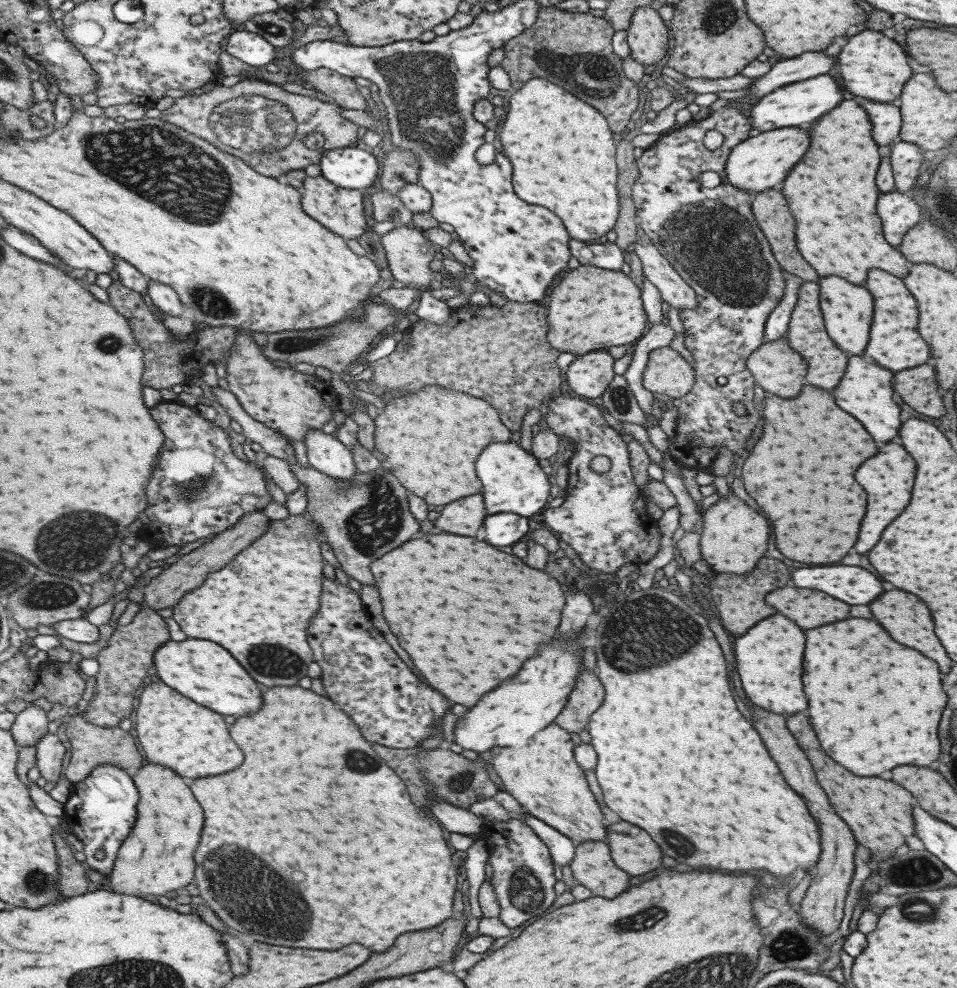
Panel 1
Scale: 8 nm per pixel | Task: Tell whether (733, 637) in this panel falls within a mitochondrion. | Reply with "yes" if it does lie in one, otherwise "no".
no

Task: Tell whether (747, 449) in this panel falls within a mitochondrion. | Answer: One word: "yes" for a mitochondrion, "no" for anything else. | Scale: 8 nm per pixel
no

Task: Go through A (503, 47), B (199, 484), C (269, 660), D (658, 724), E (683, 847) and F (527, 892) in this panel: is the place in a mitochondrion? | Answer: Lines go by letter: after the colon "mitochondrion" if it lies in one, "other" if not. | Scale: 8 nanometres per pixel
A: other
B: mitochondrion
C: mitochondrion
D: other
E: mitochondrion
F: mitochondrion

